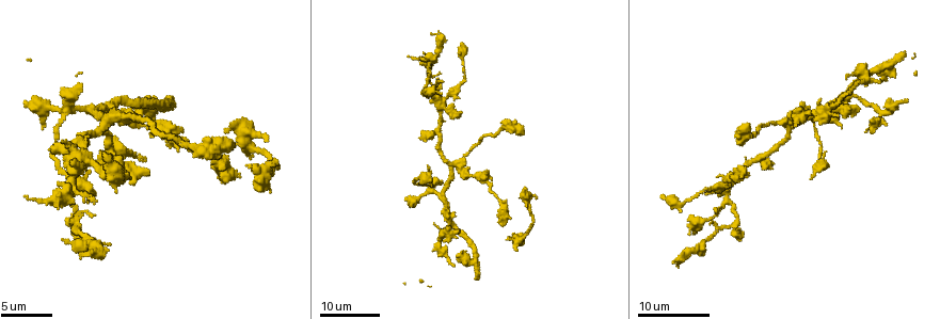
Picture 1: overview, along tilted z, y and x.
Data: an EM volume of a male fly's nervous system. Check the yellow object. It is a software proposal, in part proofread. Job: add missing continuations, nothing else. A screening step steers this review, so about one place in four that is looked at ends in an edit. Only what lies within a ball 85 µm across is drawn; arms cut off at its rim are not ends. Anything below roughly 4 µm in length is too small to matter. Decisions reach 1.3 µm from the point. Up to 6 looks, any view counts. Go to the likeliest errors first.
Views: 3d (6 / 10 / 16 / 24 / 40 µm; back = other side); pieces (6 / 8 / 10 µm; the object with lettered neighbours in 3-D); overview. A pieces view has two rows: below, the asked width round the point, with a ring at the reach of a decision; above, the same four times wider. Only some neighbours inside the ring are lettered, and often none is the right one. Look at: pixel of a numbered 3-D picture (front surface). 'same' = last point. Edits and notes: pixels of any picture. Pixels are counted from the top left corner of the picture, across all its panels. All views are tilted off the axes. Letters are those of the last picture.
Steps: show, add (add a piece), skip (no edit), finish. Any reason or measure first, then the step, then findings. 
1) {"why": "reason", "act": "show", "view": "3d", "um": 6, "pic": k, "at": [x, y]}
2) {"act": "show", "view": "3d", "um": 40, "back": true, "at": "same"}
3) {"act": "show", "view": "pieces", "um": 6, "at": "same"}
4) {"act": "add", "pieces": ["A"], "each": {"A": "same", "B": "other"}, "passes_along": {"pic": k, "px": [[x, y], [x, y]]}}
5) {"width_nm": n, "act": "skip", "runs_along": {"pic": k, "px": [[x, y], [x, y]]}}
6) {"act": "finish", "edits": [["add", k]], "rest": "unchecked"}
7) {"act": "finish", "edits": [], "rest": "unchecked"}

{"why": "thin end", "act": "show", "view": "3d", "um": 24, "pic": 1, "at": [442, 83]}

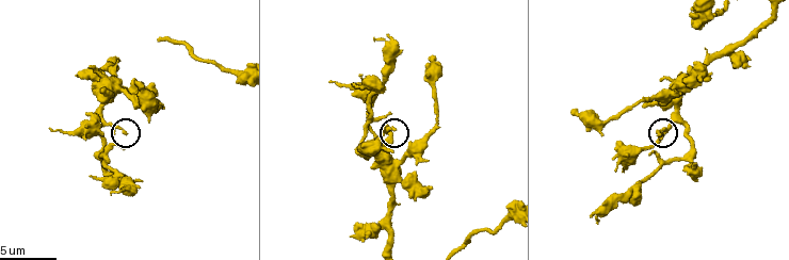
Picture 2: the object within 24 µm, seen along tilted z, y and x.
{"why": "see the neighbours", "act": "show", "view": "pieces", "um": 10, "pic": 2, "at": [125, 131]}

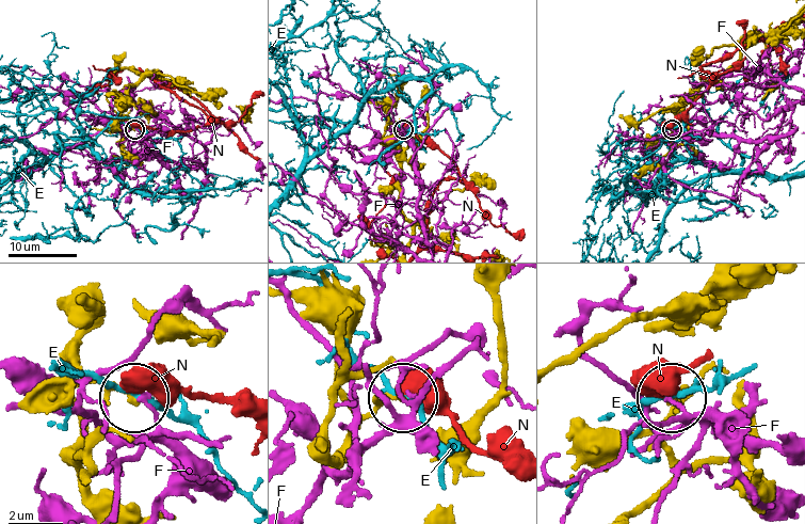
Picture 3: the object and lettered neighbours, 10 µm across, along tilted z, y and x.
{"act": "skip", "each": {"E": "other", "F": "other", "N": "other"}, "found": "none of them fits"}

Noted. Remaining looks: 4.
{"why": "tapers out", "act": "show", "view": "3d", "um": 6, "pic": 2, "at": [140, 182]}

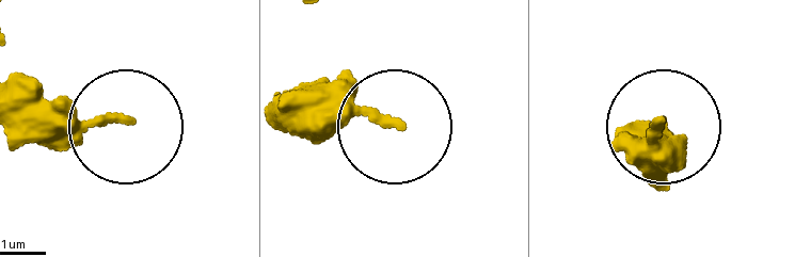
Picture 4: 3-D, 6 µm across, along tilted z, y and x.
{"act": "show", "view": "pieces", "um": 8, "pic": 4, "at": [126, 116]}

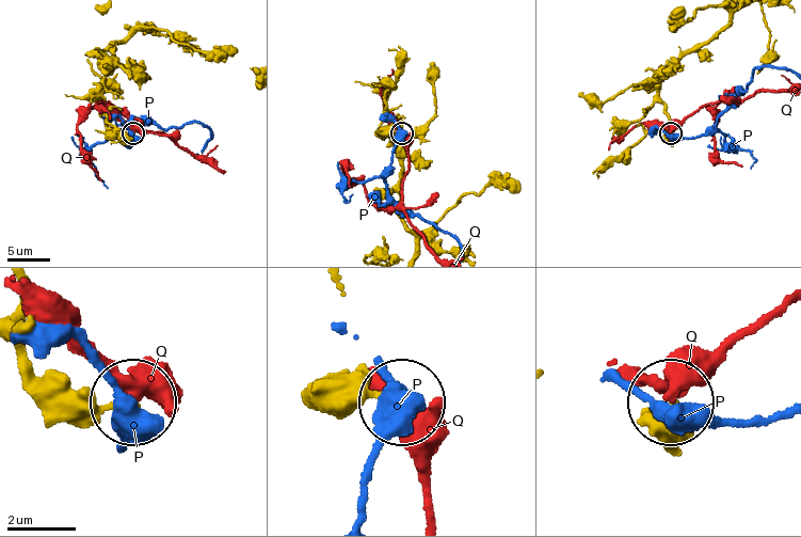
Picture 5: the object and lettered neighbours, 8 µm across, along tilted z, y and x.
{"width_nm": 170, "act": "skip", "each": {"P": "other", "Q": "other"}, "found": "no lettered piece goes on from it"}

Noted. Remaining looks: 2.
{"why": "an open end", "act": "show", "view": "3d", "um": 16, "pic": 1, "at": [27, 106]}

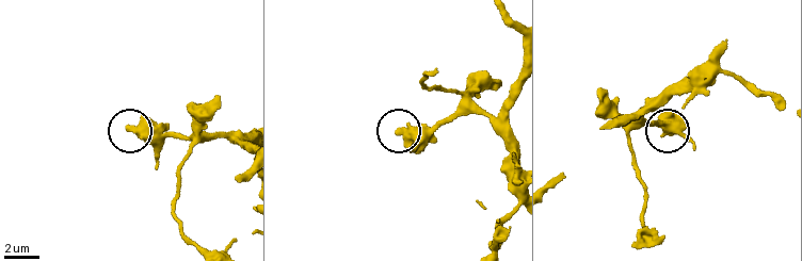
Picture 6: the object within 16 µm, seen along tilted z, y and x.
{"why": "what lies round it", "act": "show", "view": "pieces", "um": 8, "pic": 6, "at": [397, 134]}

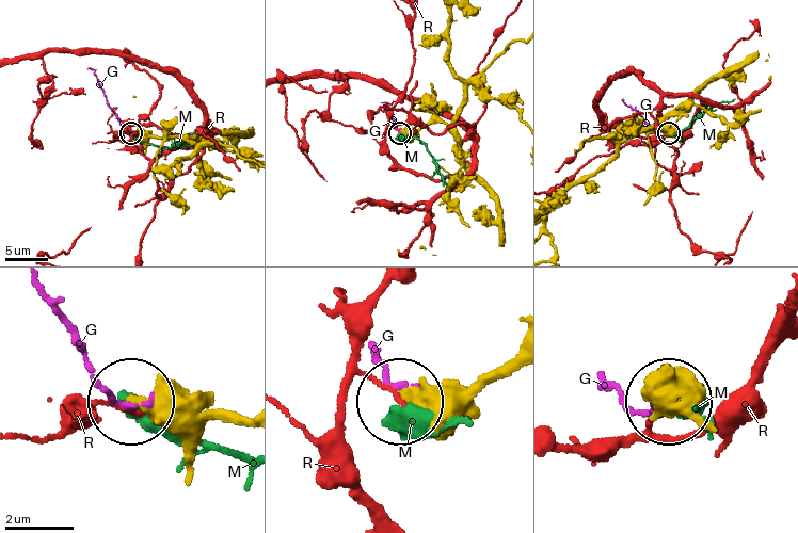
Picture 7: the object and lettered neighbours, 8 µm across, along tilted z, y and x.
{"act": "skip", "each": {"G": "other", "M": "other", "R": "other"}, "found": "none of them fits"}

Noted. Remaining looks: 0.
{"act": "finish", "edits": [], "rest": "unchecked"}

